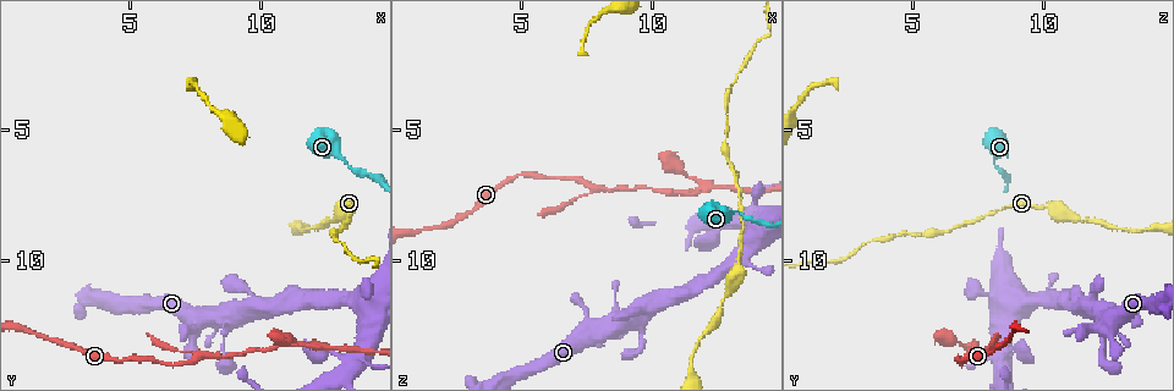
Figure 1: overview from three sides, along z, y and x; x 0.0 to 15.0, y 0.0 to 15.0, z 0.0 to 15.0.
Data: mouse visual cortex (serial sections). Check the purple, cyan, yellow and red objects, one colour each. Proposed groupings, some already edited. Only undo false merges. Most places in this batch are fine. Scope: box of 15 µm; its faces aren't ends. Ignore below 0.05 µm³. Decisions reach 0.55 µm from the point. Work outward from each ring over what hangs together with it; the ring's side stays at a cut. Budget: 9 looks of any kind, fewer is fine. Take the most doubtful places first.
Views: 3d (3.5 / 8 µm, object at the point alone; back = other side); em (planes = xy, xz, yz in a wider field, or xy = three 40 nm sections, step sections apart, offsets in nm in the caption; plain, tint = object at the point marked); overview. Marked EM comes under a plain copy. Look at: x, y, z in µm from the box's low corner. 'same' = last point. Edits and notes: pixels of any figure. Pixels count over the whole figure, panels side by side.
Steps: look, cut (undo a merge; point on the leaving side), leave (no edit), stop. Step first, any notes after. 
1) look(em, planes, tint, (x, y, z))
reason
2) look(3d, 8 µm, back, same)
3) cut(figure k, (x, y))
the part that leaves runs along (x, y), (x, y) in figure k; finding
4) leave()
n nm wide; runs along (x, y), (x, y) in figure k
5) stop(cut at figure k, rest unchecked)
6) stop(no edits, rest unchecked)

look(3d, 8 µm, (7.8, 13.7, 7.3))
three-way junction

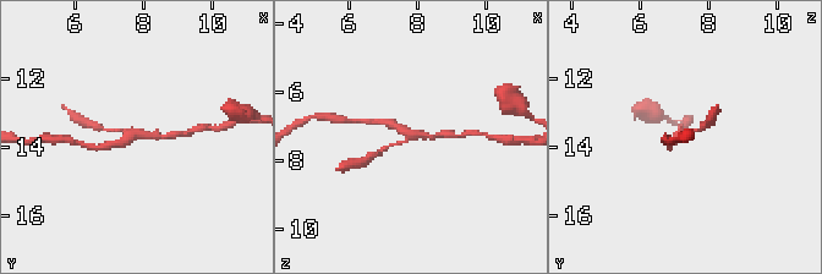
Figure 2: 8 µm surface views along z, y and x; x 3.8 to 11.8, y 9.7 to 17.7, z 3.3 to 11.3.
look(em, xy, step 2, tint, (7.7, 13.6, 7.2))
3 arms; arms of 150, 200, 200 nm

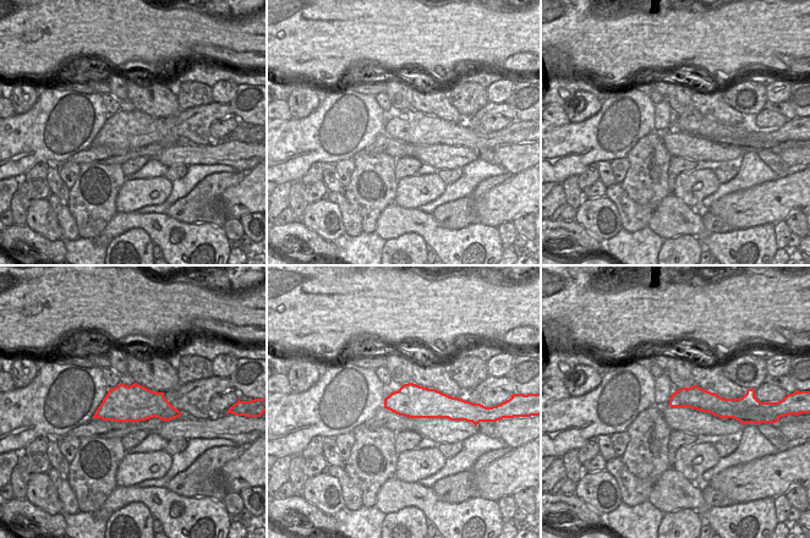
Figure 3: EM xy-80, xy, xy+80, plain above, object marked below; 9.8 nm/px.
leave()
runs along (378, 121), (405, 132), (442, 135) in figure 2; one cell here

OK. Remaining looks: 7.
look(3d, 3.5 µm, (12.0, 13.3, 7.3))
branch point

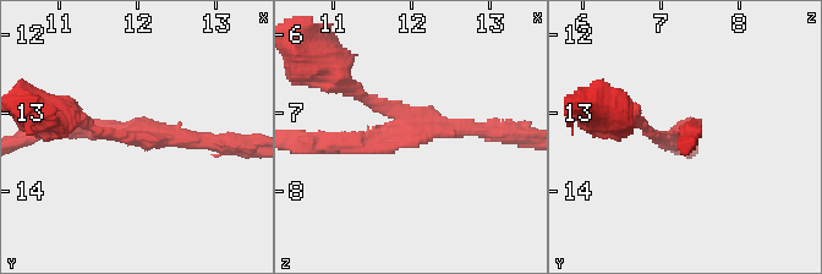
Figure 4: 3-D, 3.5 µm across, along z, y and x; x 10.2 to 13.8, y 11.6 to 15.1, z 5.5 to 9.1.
look(em, xy, step 5, tint, (12.05, 13.25, 7.30))
3 arms; arms of 100, 200, 200 nm

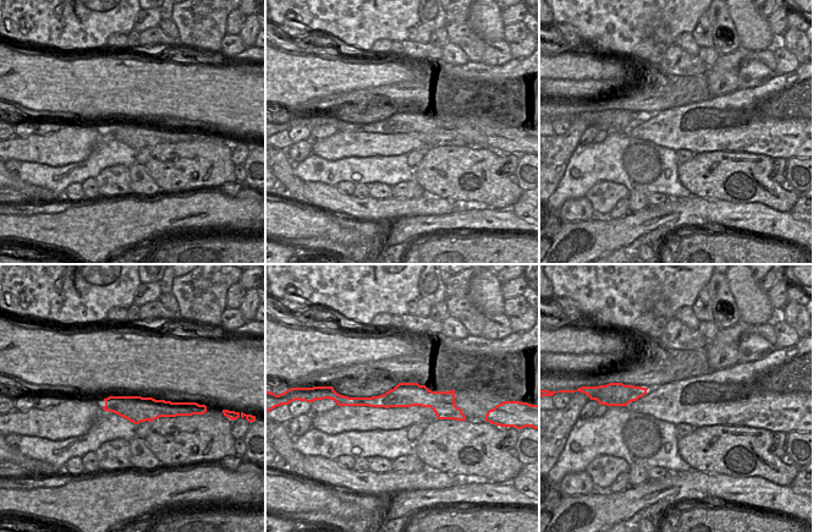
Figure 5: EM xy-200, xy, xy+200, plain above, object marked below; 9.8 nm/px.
leave()
runs along (334, 146), (412, 133), (356, 93) in figure 4; all the same cell

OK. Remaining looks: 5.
look(3d, 8 µm, back, (14.4, 11.5, 8.3))
thin neck

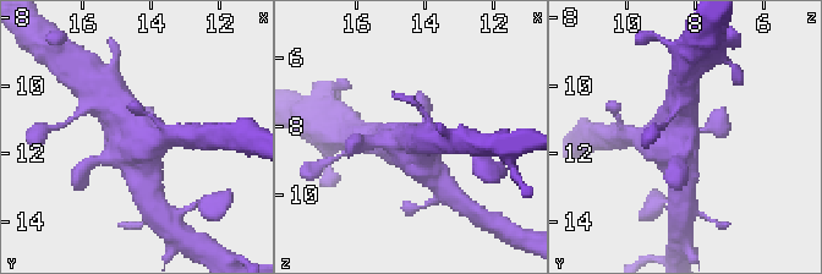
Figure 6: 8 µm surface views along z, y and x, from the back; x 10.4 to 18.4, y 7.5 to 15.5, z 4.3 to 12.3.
look(em, xy, step 3, tint, same)

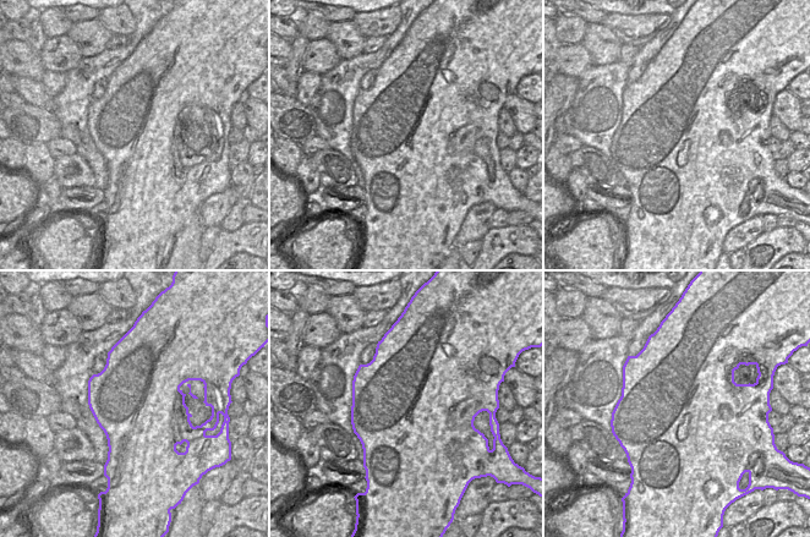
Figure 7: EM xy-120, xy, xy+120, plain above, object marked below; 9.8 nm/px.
leave()
runs along (642, 138), (667, 141), (679, 181) in figure 6; one cell here

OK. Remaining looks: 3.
look(3d, 3.5 µm, (13.3, 13.8, 8.5))
thick turns thin

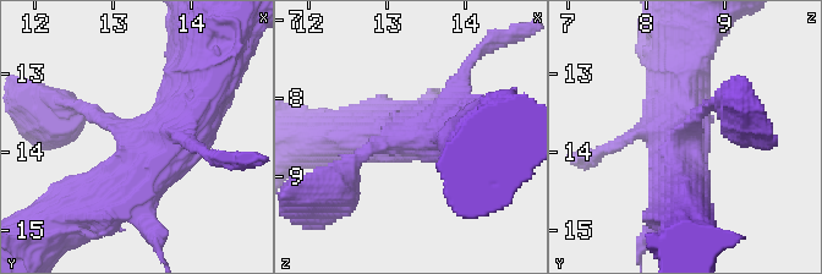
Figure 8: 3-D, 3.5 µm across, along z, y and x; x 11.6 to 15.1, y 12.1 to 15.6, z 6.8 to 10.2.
look(em, xy, step 3, tint, (13.30, 13.75, 8.50))

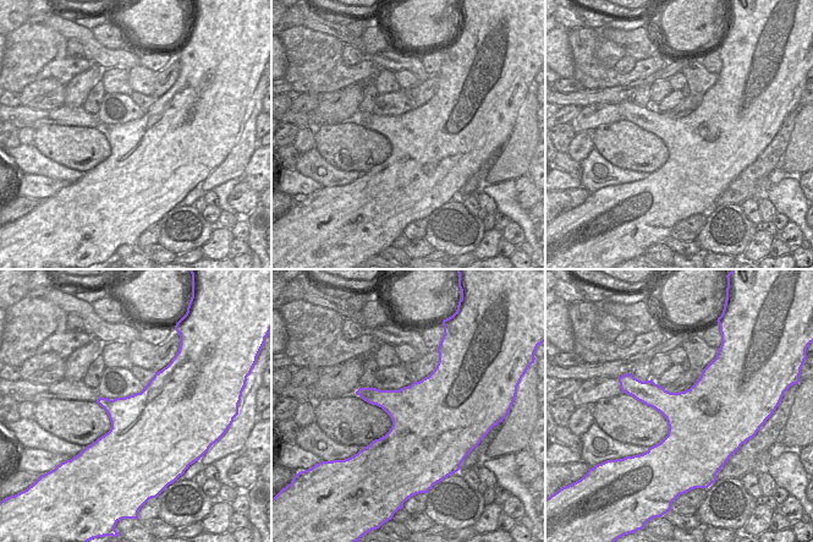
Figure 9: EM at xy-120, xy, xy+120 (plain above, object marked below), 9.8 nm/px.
leave()
runs along (206, 83), (168, 144), (93, 201) in figure 8; continuous, no second cell

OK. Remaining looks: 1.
stop(no edits, rest unchecked)

